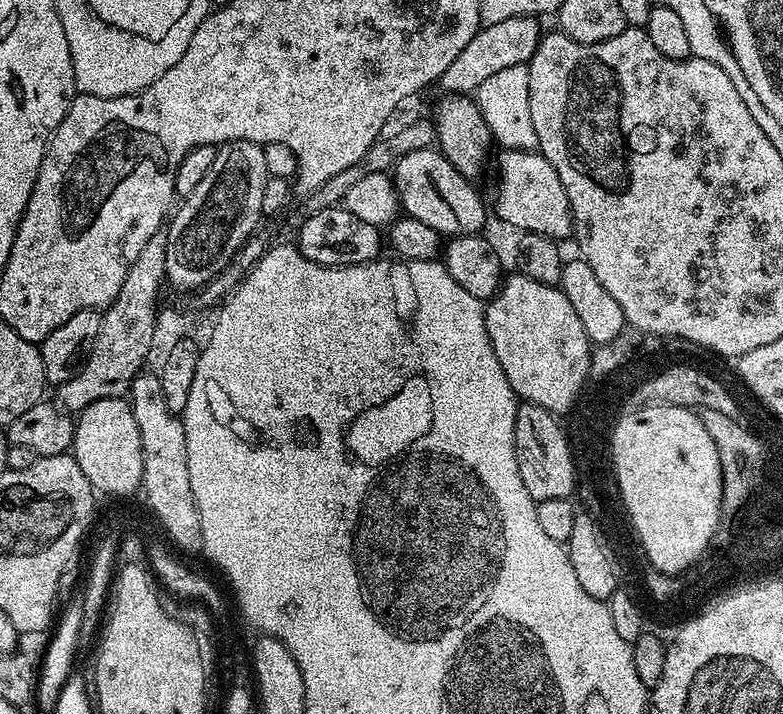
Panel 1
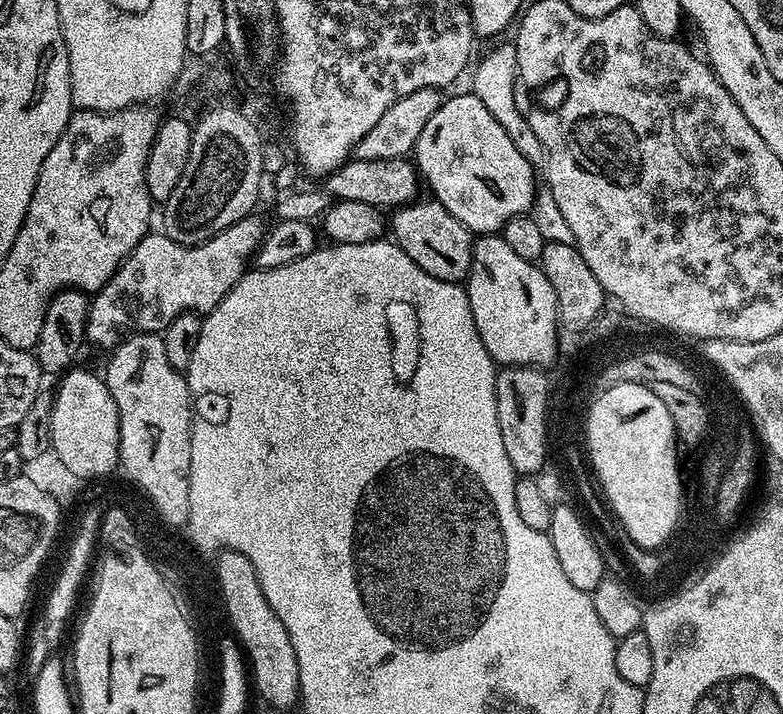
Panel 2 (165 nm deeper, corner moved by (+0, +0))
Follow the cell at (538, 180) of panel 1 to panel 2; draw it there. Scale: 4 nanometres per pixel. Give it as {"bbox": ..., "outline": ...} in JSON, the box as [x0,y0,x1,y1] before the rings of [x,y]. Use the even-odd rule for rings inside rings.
{"bbox":[414,94,538,234],"outline":[[[474,94],[468,96],[452,96],[445,99],[434,110],[430,122],[422,126],[418,134],[418,142],[414,149],[414,165],[419,173],[419,179],[426,185],[431,195],[462,226],[466,226],[473,234],[496,234],[503,229],[505,222],[515,216],[523,216],[531,209],[538,191],[536,185],[537,169],[528,161],[526,154],[510,142],[510,134],[494,122],[494,114],[482,106],[480,99]]]}

